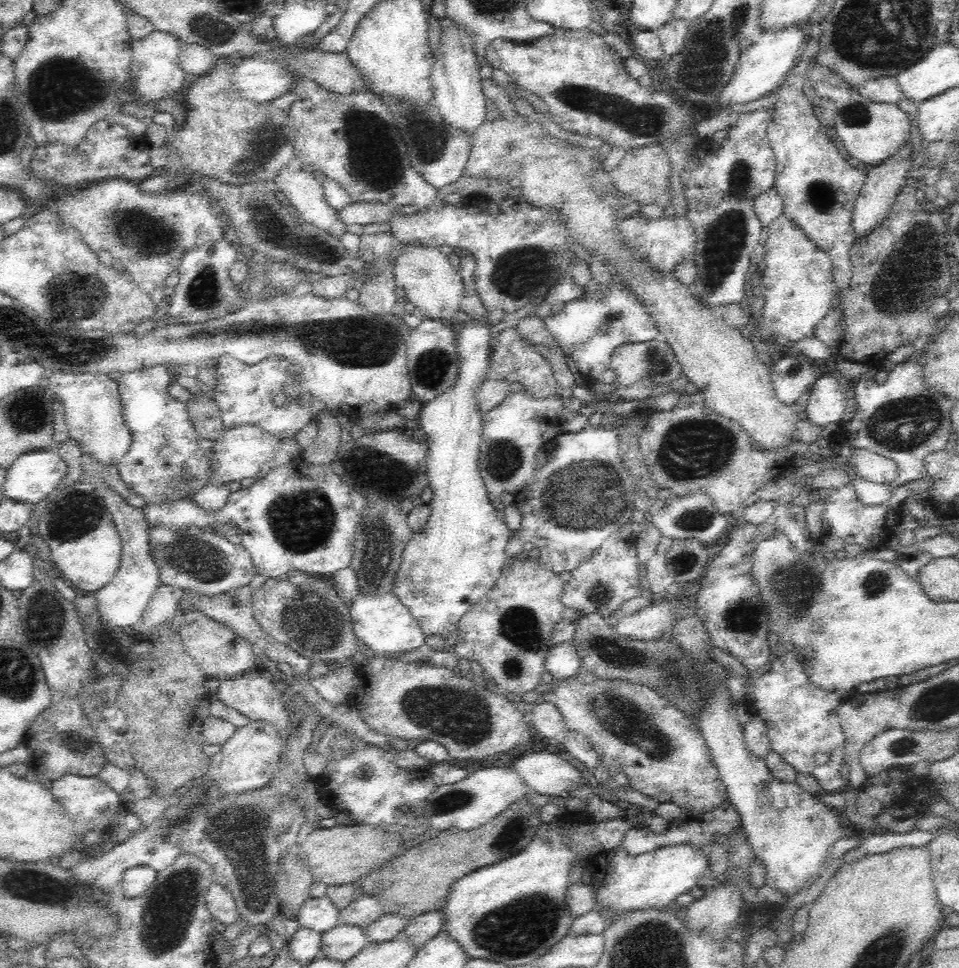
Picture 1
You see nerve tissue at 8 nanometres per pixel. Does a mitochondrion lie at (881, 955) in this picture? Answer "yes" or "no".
yes

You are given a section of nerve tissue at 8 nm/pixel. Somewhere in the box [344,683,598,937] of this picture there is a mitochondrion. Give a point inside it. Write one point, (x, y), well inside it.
(455, 801)

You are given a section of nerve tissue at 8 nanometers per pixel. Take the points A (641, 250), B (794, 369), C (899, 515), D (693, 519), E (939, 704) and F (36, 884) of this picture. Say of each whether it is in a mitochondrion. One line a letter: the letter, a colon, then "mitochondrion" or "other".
A: other
B: other
C: other
D: mitochondrion
E: mitochondrion
F: mitochondrion

